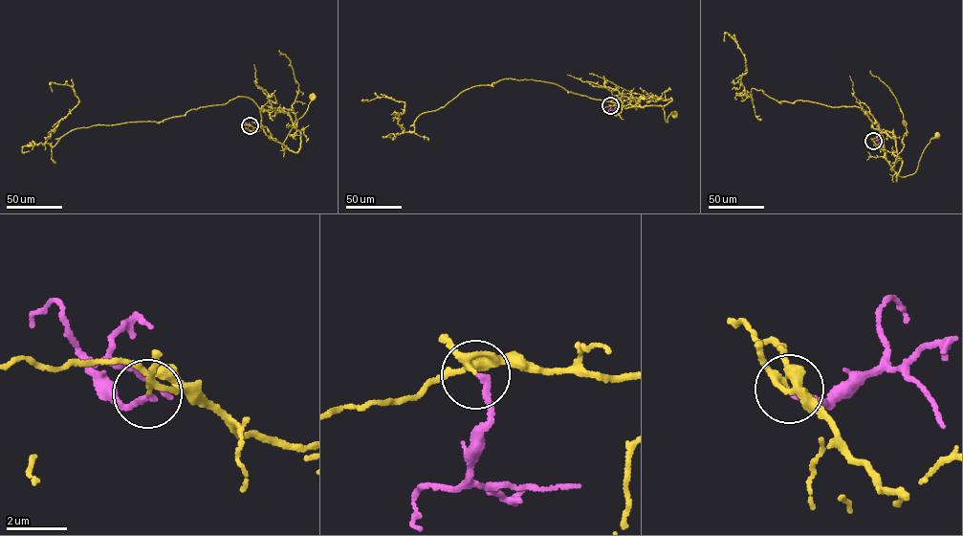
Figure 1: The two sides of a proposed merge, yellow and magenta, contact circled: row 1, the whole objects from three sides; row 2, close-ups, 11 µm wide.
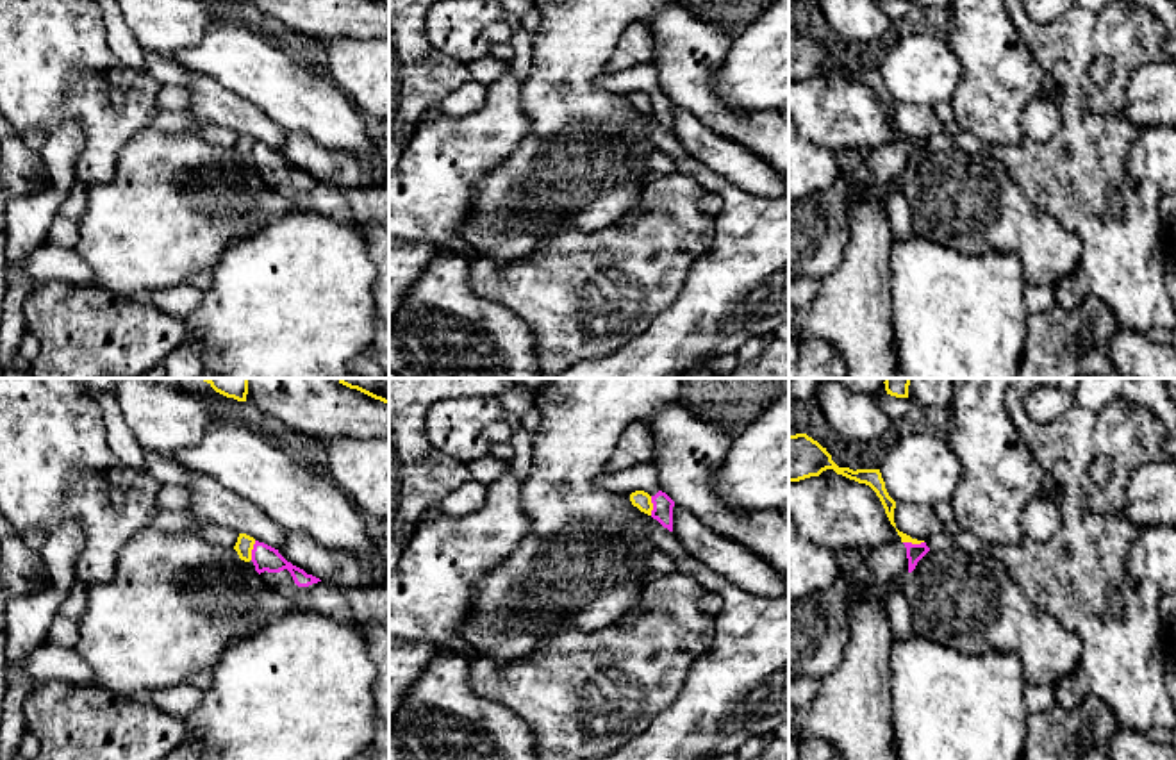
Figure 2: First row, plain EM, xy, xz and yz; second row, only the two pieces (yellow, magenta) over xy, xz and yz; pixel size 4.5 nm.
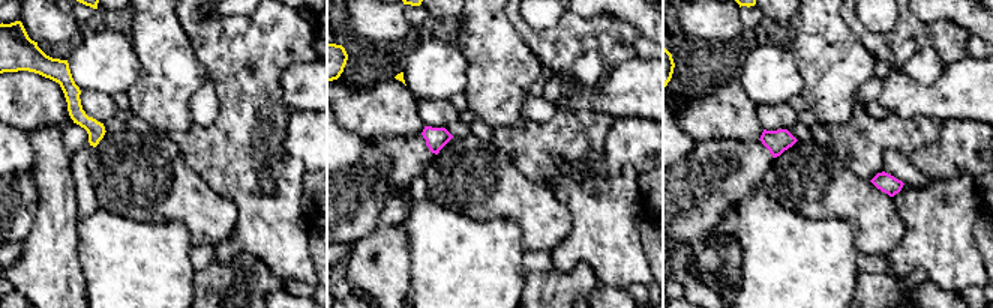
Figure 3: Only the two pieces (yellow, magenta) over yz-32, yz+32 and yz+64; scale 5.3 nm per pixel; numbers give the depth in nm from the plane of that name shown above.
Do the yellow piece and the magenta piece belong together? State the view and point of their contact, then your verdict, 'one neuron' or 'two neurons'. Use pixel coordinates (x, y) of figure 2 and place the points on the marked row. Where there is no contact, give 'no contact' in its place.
contact yz (914, 543); two neurons

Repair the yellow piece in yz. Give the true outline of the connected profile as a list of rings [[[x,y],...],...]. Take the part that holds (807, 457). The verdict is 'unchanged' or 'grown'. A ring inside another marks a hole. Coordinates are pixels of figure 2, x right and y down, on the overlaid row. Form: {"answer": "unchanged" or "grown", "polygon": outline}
{"answer": "unchanged", "polygon": [[[807,434],[789,435],[789,482],[819,476],[826,469],[833,469],[837,475],[869,485],[880,498],[890,525],[896,528],[896,501],[889,496],[880,469],[853,471],[849,467],[839,467],[826,448]]]}

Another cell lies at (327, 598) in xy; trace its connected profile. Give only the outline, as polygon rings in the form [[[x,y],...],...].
[[[255,541],[252,562],[266,585],[298,608],[318,610],[339,619],[350,615],[341,587],[307,574],[287,562],[278,549]]]

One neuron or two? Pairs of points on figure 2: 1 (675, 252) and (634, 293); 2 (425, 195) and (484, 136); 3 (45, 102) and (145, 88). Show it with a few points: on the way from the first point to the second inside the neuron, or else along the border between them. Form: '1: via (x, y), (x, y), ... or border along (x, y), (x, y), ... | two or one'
1: via (664, 263), (645, 282) | one
2: via (439, 181), (470, 150) | one
3: via (70, 91), (120, 91) | one

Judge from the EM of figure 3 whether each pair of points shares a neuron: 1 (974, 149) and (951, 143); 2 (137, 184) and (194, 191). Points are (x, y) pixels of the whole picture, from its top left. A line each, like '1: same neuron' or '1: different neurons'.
1: same neuron
2: same neuron

